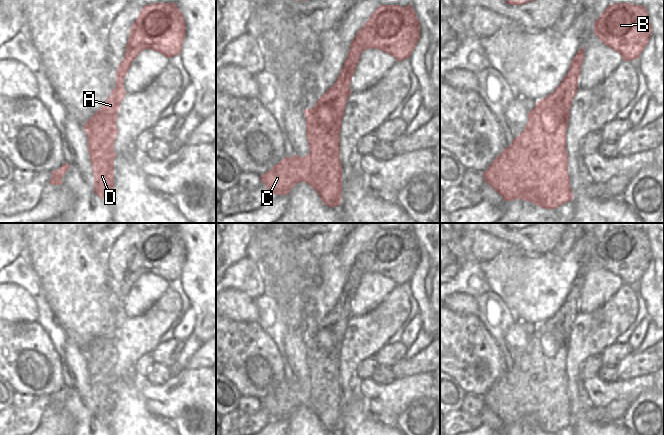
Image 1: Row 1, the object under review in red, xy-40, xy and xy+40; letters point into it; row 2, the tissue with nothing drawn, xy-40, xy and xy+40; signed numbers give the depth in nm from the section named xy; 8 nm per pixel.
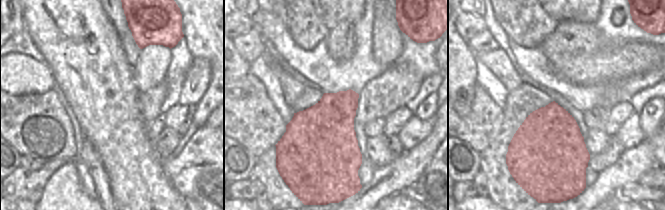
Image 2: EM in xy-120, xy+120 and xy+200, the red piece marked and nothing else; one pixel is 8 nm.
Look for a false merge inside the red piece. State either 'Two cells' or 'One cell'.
One cell.

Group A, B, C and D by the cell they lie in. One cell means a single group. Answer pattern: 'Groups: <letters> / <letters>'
Groups: A B C D.

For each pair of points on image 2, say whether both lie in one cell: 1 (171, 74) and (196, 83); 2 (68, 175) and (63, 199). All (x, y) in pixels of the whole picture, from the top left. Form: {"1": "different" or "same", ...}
{"1": "different", "2": "same"}

